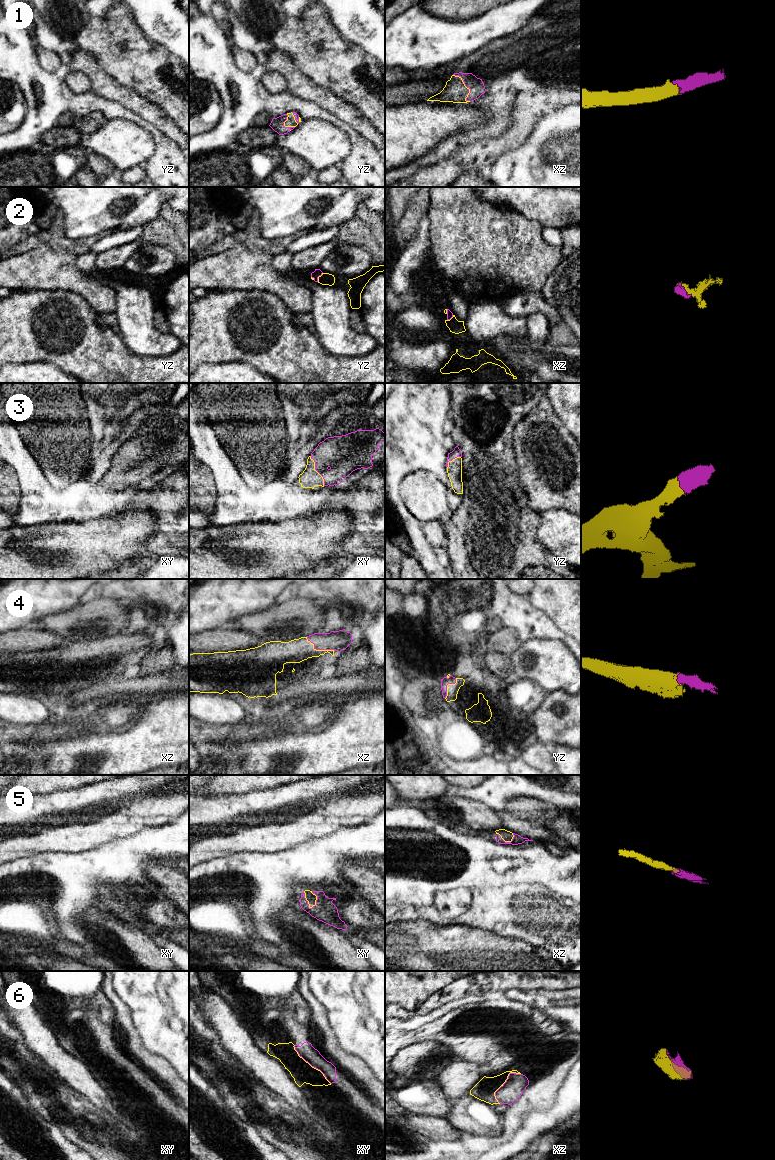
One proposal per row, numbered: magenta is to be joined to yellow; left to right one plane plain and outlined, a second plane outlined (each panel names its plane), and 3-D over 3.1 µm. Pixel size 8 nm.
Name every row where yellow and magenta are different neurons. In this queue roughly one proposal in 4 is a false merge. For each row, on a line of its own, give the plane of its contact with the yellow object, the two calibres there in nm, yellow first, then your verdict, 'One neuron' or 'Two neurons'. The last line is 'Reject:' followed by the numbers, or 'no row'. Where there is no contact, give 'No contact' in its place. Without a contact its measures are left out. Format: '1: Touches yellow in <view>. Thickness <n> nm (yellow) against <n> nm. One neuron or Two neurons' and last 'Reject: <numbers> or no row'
1: Touches yellow in xz. Thickness 180 nm (yellow) against 120 nm. One neuron
2: Touches yellow in yz. Thickness 100 nm (yellow) against 60 nm. One neuron
3: Touches yellow in xy. Thickness 150 nm (yellow) against 300 nm. One neuron
4: Touches yellow in xz. Thickness 190 nm (yellow) against 160 nm. One neuron
5: Touches yellow in xy. Thickness 80 nm (yellow) against 170 nm. One neuron
6: Touches yellow in xy. Thickness 170 nm (yellow) against 130 nm. One neuron
Reject: no row

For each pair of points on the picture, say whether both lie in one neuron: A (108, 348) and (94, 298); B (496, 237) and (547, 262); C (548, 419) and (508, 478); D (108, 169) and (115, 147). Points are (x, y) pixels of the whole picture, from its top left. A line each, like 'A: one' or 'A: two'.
A: two
B: one
C: two
D: two

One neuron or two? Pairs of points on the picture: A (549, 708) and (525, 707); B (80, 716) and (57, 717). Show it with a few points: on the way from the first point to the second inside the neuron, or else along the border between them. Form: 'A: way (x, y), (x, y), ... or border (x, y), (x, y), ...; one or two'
A: border (543, 700), (529, 716); two
B: way (74, 716), (63, 716); one

